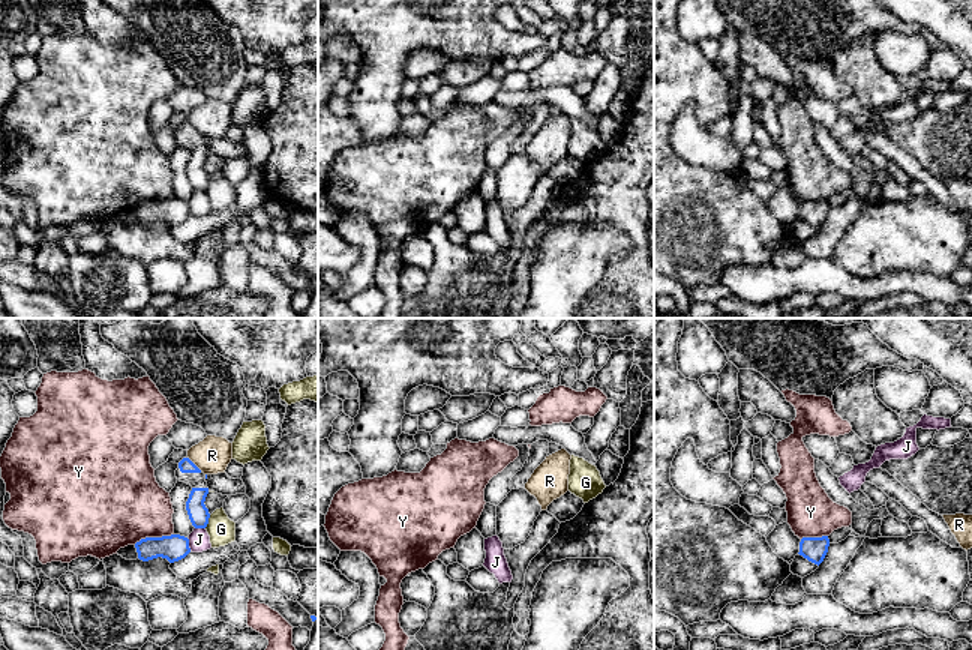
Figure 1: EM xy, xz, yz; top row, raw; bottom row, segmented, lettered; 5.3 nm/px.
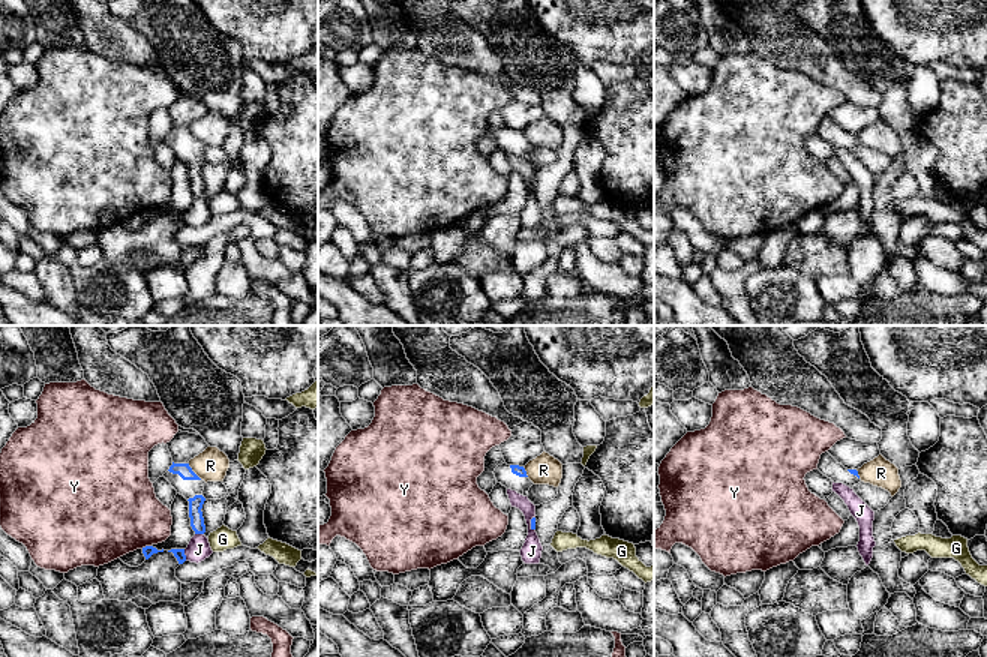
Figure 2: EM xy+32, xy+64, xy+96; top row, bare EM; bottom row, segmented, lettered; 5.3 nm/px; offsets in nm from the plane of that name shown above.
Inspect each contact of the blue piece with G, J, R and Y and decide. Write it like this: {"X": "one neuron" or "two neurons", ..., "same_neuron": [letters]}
{"G": "two neurons", "J": "two neurons", "R": "two neurons", "Y": "two neurons", "same_neuron": []}

